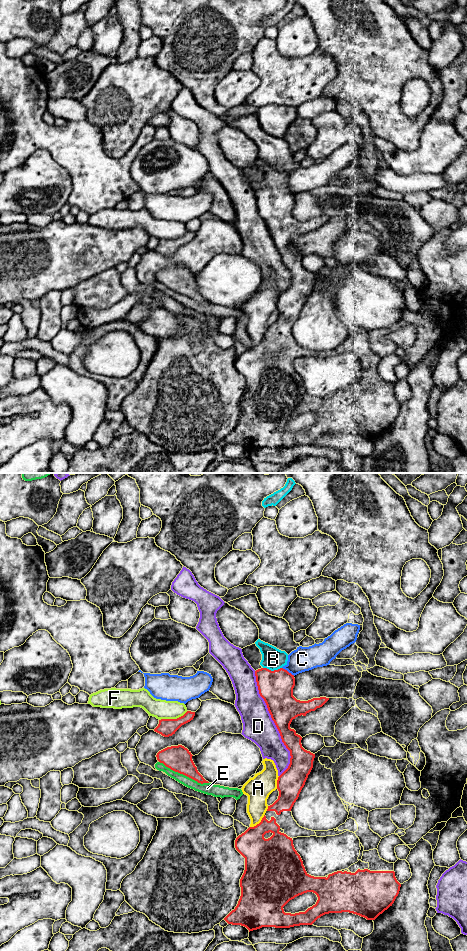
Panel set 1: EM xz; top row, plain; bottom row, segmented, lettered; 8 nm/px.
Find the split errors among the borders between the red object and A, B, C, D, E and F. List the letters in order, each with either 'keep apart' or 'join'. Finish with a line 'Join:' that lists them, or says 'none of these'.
A: keep apart
B: join
C: keep apart
D: keep apart
E: keep apart
F: keep apart
Join: B

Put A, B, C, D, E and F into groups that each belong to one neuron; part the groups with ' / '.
A / B / C / D / E / F

